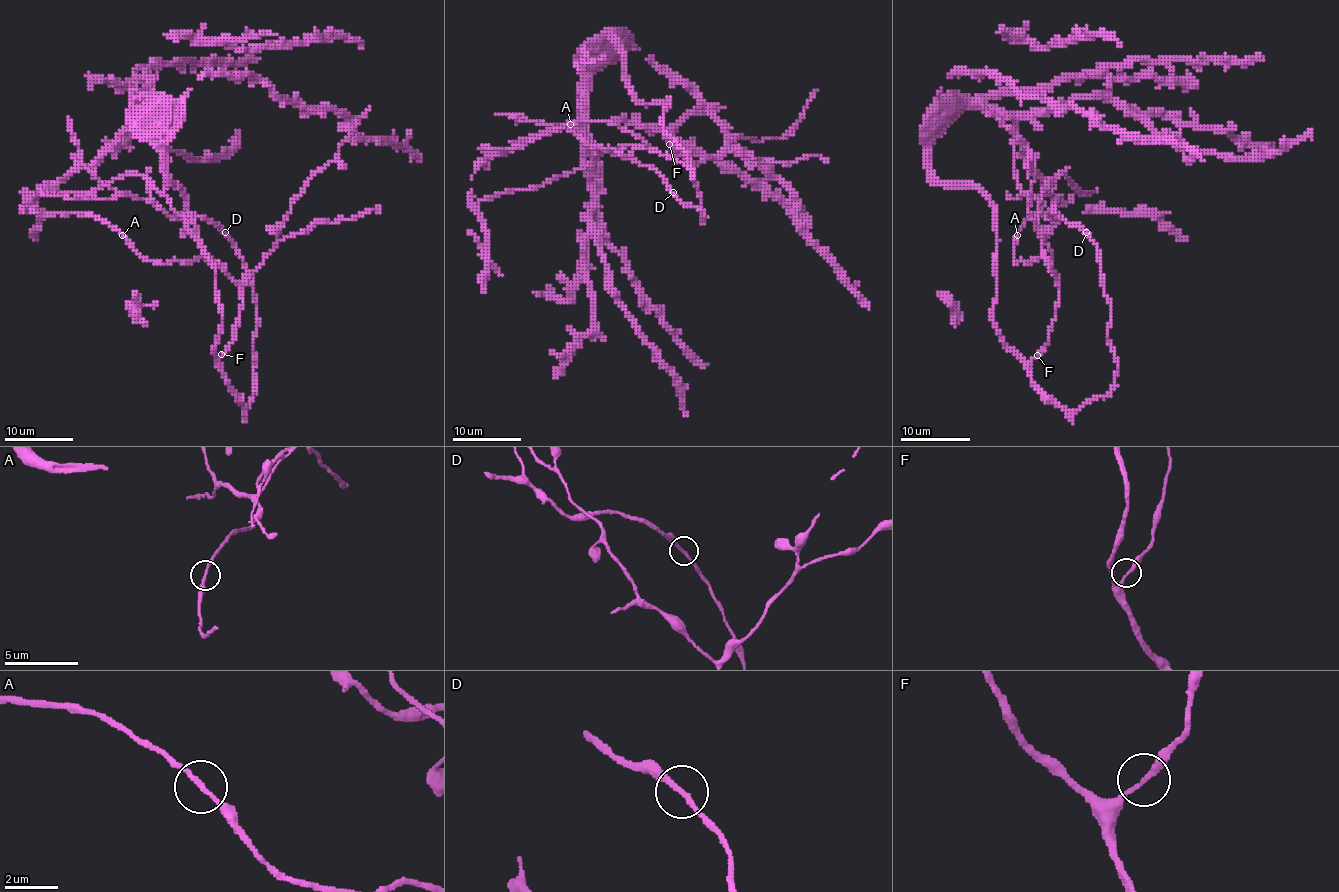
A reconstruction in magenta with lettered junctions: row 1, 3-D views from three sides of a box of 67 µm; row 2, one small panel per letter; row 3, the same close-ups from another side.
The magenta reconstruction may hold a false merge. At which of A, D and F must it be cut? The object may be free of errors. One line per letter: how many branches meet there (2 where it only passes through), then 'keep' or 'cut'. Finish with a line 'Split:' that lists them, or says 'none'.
A: branches 2; keep
D: branches 2; keep
F: branches 2; keep
Split: none

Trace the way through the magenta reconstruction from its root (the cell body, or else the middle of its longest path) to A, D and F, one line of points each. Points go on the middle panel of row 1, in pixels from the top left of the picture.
A: (654, 103), (669, 100), (663, 129), (688, 165), (656, 153), (613, 124), (570, 124)
D: (654, 103), (669, 100), (663, 127), (686, 154), (702, 202), (704, 223), (702, 211), (686, 206), (673, 192)
F: (654, 103), (669, 100), (663, 117), (663, 129), (669, 144)

